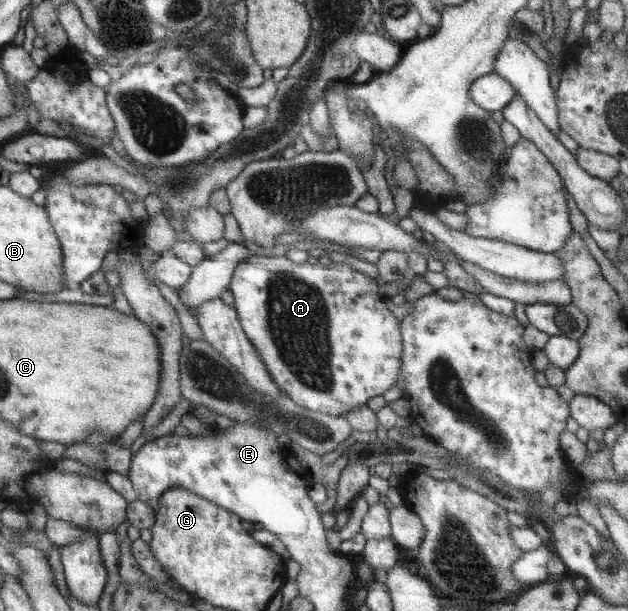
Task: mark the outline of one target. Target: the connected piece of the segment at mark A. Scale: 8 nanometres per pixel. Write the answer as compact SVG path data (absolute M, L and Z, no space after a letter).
M250 254L242 262L235 266L231 276L228 290L234 297L233 307L235 308L241 329L249 342L254 345L255 350L261 357L273 383L282 393L285 393L298 407L308 411L315 411L325 415L343 417L345 413L366 404L371 397L382 395L391 385L398 381L398 374L401 363L401 333L399 331L399 320L386 308L385 302L388 297L379 295L377 283L371 277L363 275L345 262L331 261L329 265L319 262L309 264L307 262L295 263L285 256L266 257Z

